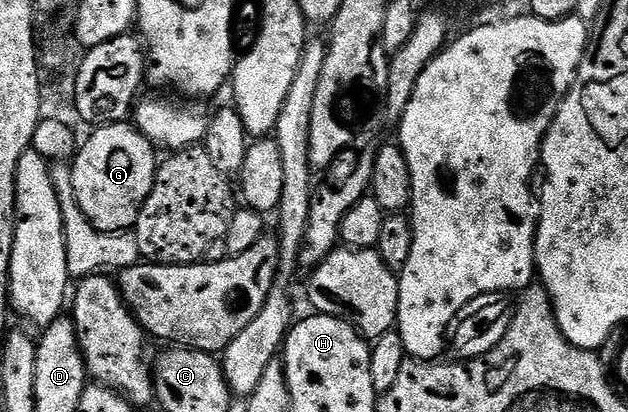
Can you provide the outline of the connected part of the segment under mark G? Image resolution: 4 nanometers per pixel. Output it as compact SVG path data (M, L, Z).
M130 122L104 123L92 131L69 167L77 205L98 231L131 231L155 184L157 148Z

